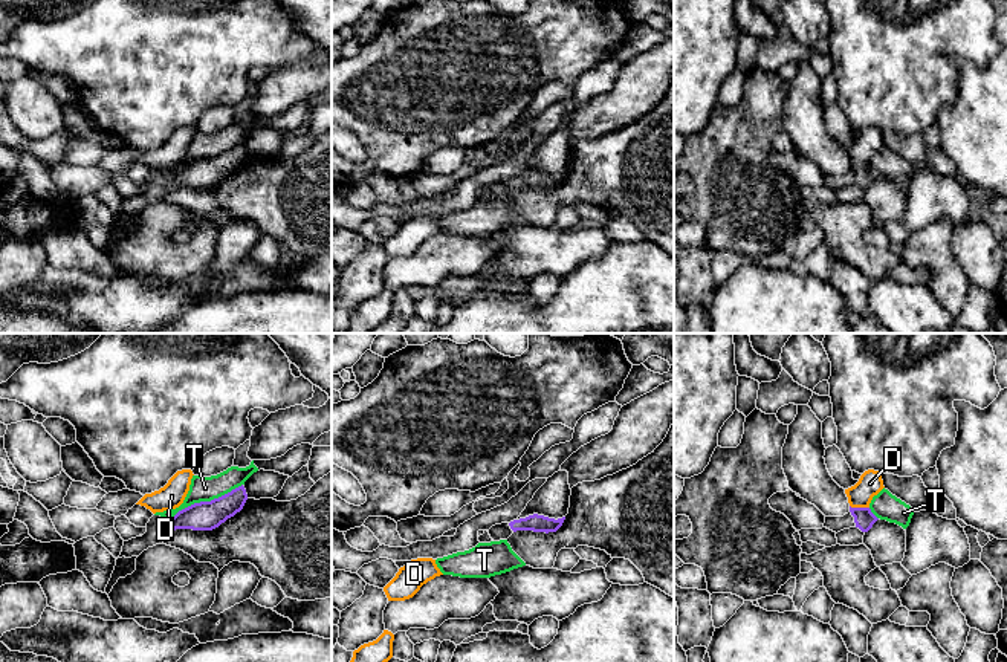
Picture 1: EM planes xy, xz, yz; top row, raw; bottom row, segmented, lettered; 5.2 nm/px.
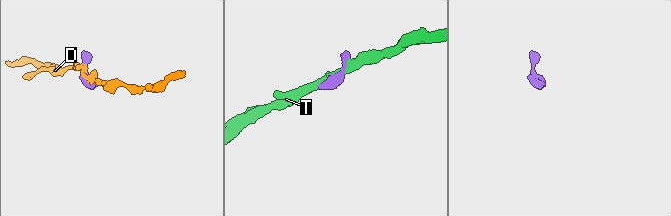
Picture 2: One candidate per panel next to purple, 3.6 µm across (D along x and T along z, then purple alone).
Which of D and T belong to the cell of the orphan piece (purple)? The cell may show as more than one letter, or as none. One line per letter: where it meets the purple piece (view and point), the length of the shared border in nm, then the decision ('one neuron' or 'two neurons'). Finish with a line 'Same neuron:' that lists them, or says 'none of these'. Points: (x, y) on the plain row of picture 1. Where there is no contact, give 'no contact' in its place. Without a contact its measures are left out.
D: meets purple in yz at (859, 165); contact 110 nm long; two neurons
T: meets purple in xy at (205, 159); contact 440 nm long; two neurons
Same neuron: none of these

